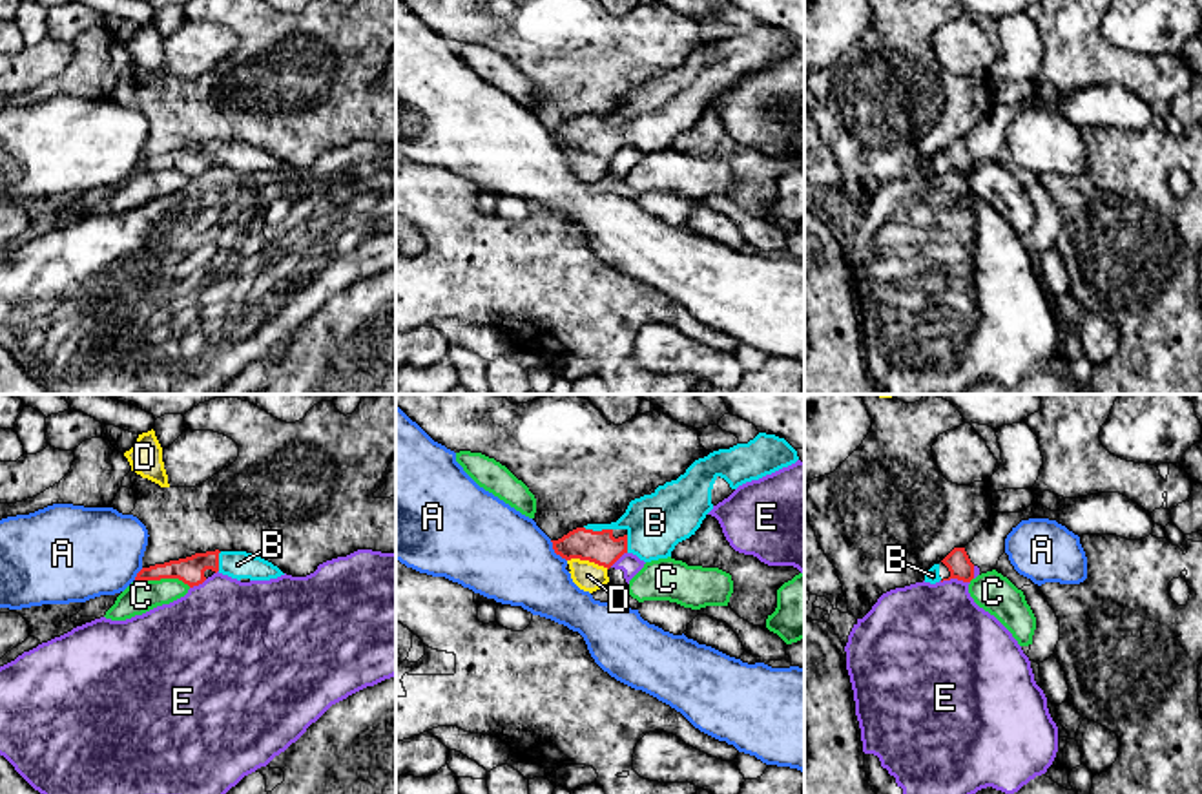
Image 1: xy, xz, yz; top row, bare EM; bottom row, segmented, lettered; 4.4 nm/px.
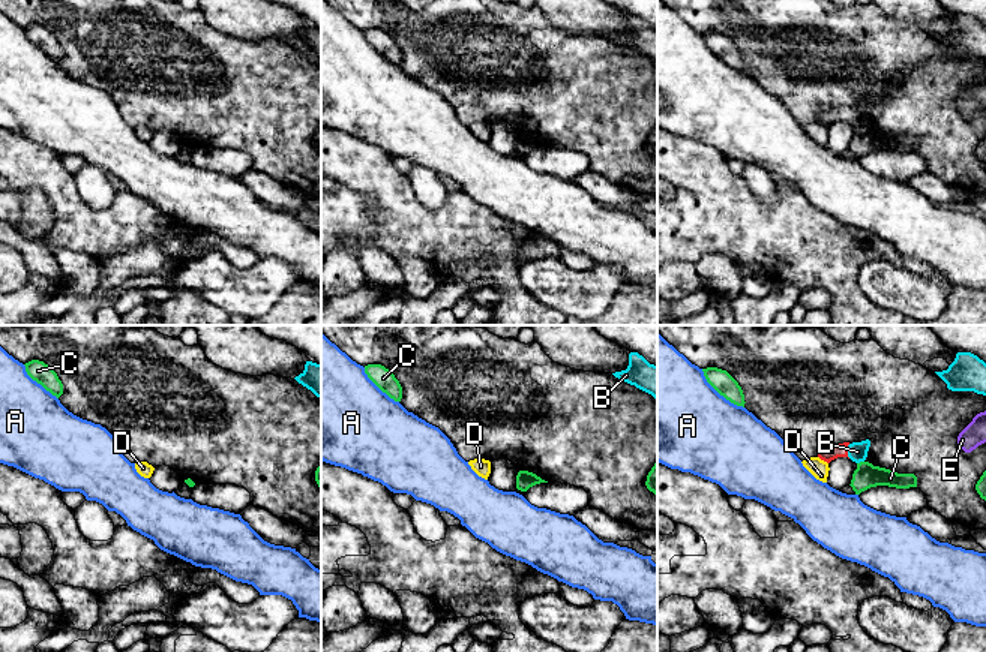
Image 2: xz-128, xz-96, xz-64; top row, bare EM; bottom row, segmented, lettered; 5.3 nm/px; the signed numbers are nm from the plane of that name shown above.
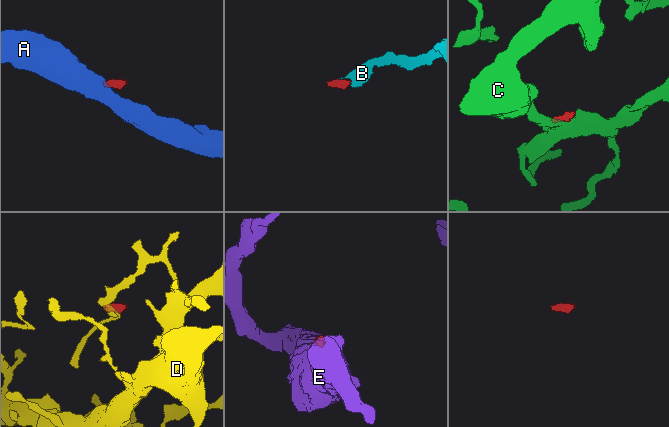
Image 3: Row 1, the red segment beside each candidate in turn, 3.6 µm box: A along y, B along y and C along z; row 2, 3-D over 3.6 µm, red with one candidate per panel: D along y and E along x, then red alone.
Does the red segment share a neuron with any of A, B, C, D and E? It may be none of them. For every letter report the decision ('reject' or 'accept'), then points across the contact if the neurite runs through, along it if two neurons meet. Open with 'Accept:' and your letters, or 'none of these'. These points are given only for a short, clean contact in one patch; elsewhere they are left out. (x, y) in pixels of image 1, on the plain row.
Accept: B
A: reject; border xz (549, 132), (551, 139), (566, 152)
B: accept; way xz (602, 139), (599, 135), (599, 123), (617, 115), (655, 117)
C: reject; border xy (135, 170), (181, 170), (190, 177)
D: reject; border xz (568, 150), (588, 150), (608, 159)
E: reject; border yz (940, 172), (962, 170), (969, 174)

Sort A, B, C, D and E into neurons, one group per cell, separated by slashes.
A / B / C / D / E

